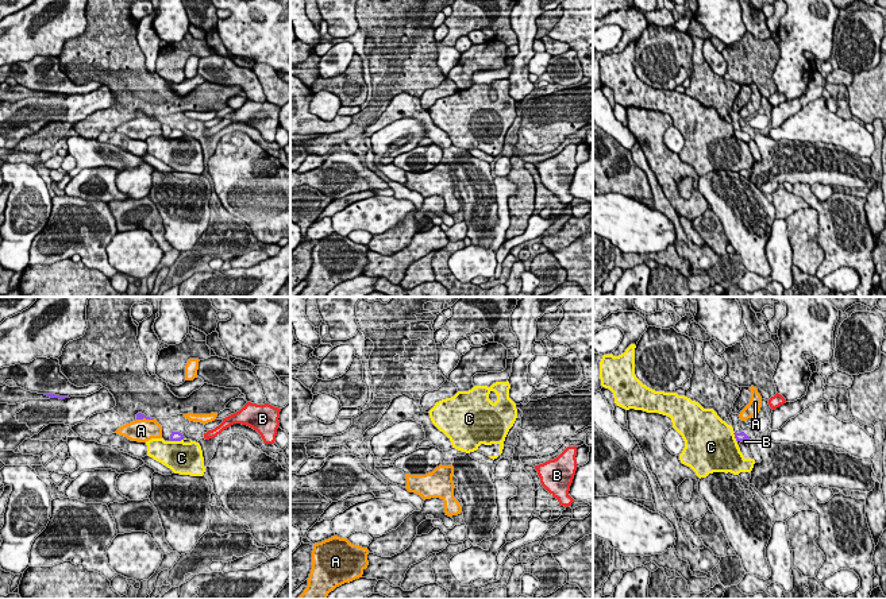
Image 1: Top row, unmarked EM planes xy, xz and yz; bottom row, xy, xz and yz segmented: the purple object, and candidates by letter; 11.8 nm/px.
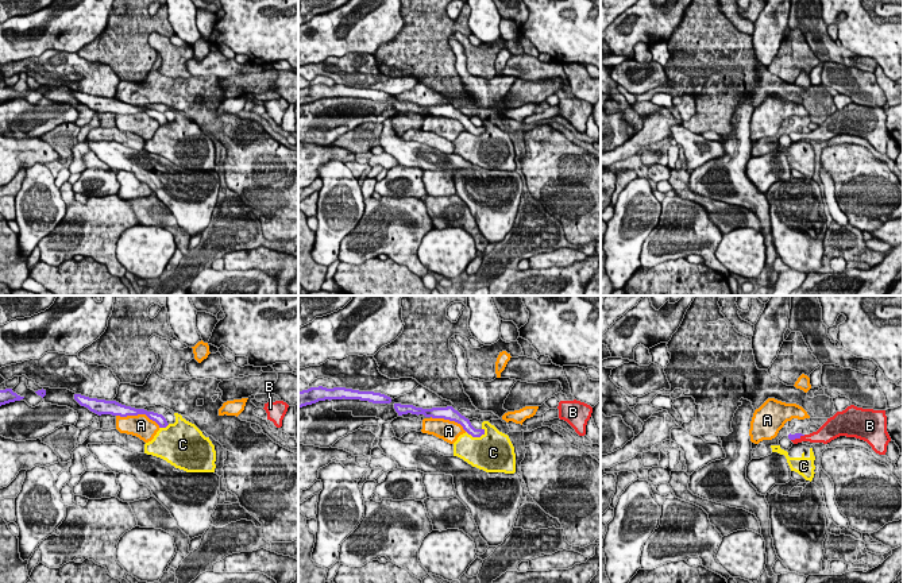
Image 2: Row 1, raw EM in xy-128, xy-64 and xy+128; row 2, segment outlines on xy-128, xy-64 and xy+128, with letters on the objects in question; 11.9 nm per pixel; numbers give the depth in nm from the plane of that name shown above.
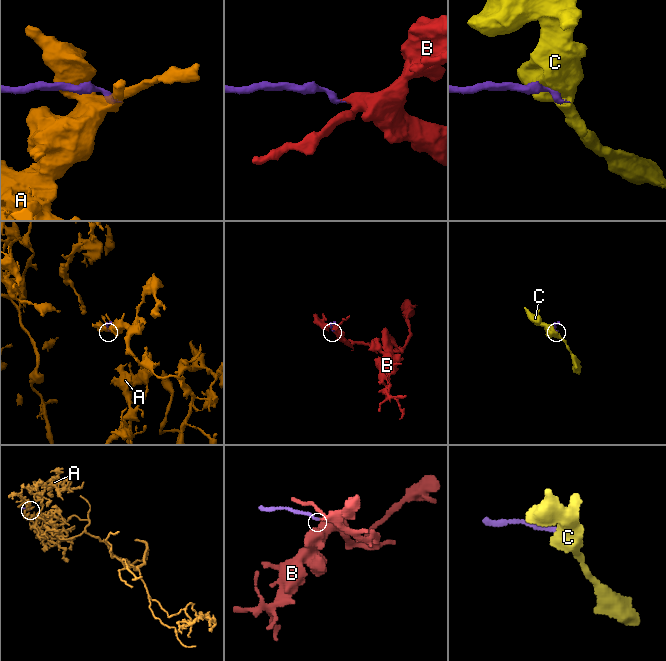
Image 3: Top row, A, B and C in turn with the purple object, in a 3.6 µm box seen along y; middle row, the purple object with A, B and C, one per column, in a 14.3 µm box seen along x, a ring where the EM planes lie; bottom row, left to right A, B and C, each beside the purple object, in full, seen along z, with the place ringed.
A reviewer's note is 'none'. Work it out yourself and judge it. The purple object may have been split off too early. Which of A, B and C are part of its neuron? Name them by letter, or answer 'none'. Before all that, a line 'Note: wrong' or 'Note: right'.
Note: wrong
B

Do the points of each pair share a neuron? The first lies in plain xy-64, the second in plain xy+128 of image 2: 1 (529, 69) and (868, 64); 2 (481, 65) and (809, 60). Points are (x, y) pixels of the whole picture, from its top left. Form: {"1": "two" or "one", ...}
{"1": "two", "2": "one"}

